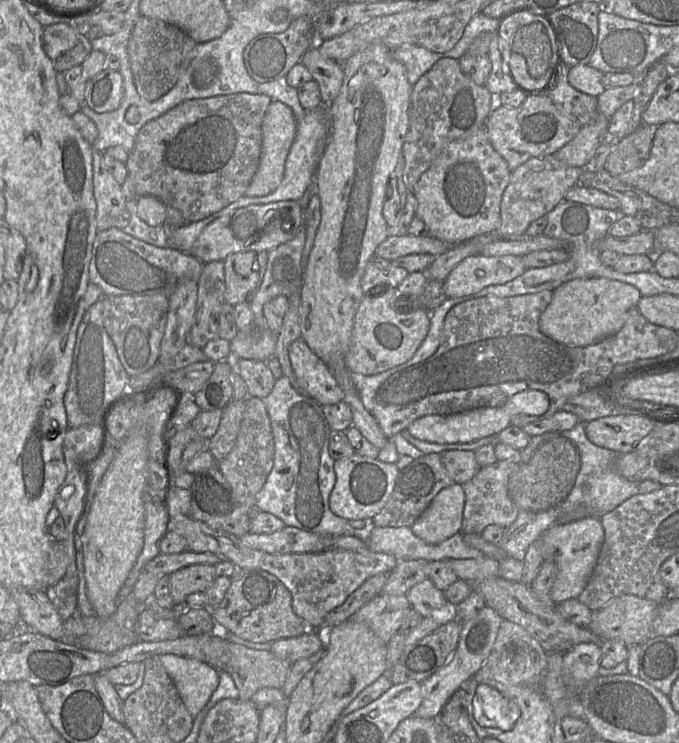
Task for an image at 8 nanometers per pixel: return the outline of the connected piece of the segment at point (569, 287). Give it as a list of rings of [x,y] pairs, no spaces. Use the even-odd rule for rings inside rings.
[[[601,277],[570,280],[553,291],[552,300],[540,316],[539,327],[546,336],[561,344],[589,346],[617,333],[641,297],[636,287],[616,280]]]

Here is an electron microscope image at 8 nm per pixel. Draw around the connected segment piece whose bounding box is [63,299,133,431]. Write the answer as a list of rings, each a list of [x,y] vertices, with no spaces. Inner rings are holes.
[[[99,299],[85,311],[76,334],[68,387],[63,398],[68,427],[98,425],[101,431],[106,430],[109,410],[129,400],[133,393],[128,390],[129,380],[130,376],[125,371],[116,348],[104,328],[102,302]]]

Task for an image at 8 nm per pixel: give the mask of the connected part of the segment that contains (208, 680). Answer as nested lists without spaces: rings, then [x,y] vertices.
[[[162,654],[159,657],[190,714],[197,716],[204,709],[207,711],[207,704],[219,684],[219,672],[197,659],[173,654]]]

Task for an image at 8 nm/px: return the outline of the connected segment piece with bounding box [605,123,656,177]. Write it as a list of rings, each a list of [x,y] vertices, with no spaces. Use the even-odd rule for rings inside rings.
[[[640,124],[617,143],[608,156],[605,169],[615,177],[641,167],[648,159],[655,128]]]

